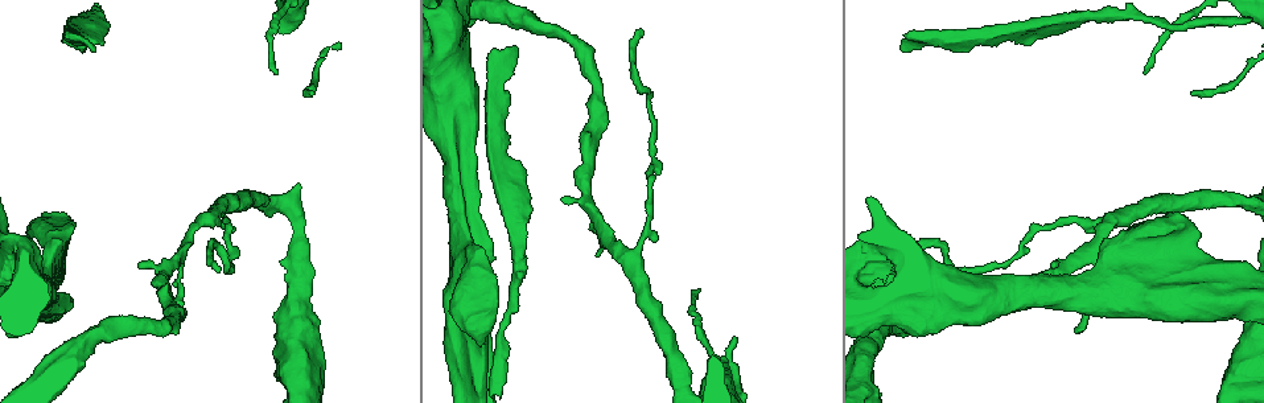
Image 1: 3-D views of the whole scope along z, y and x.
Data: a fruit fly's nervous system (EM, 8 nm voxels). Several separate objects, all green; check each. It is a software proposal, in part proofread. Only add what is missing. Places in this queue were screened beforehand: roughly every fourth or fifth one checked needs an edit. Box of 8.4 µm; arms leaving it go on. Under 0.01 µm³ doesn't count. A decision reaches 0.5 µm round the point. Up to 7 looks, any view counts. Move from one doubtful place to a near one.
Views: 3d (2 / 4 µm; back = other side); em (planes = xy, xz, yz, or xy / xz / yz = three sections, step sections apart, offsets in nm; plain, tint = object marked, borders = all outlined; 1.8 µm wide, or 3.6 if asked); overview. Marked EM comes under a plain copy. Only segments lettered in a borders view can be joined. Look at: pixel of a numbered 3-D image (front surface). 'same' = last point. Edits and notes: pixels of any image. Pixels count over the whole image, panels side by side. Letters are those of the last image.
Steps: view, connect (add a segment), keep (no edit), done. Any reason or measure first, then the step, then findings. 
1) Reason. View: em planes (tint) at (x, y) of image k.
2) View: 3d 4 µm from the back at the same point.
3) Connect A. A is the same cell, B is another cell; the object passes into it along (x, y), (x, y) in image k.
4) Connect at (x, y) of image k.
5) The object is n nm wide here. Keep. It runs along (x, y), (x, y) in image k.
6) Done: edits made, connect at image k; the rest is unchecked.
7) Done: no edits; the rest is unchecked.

Thin end. View: em planes (borders) at (1023, 41) of image 1.

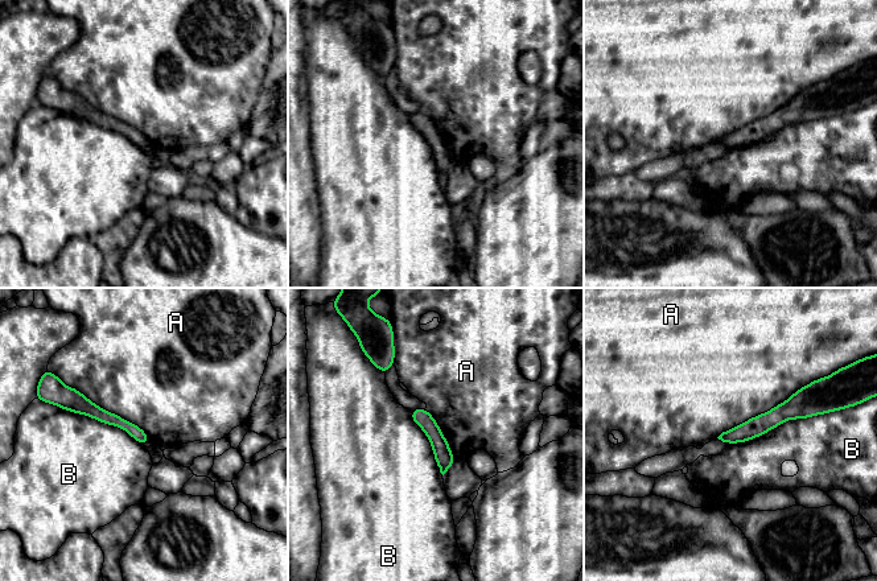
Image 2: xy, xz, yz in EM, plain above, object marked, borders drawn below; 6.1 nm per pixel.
Keep. A and B are other cells; a border runs along (807, 383), (716, 437) in image 2; no lettered segment goes on from it.

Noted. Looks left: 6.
Calibre changes. View: 3d 4 µm from the back at (928, 41) of image 1.

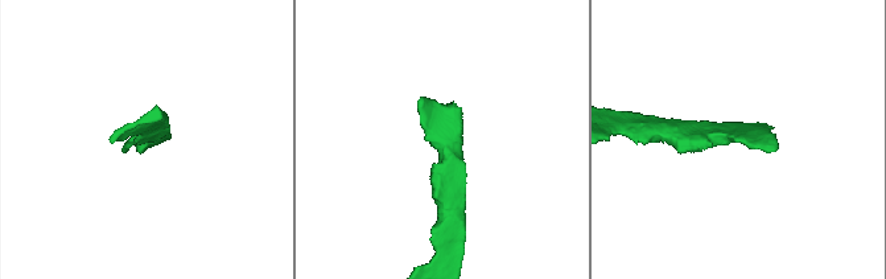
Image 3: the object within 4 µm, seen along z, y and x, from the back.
Shape alone is not enough. View: em planes (borders) at (450, 138) of image 3.

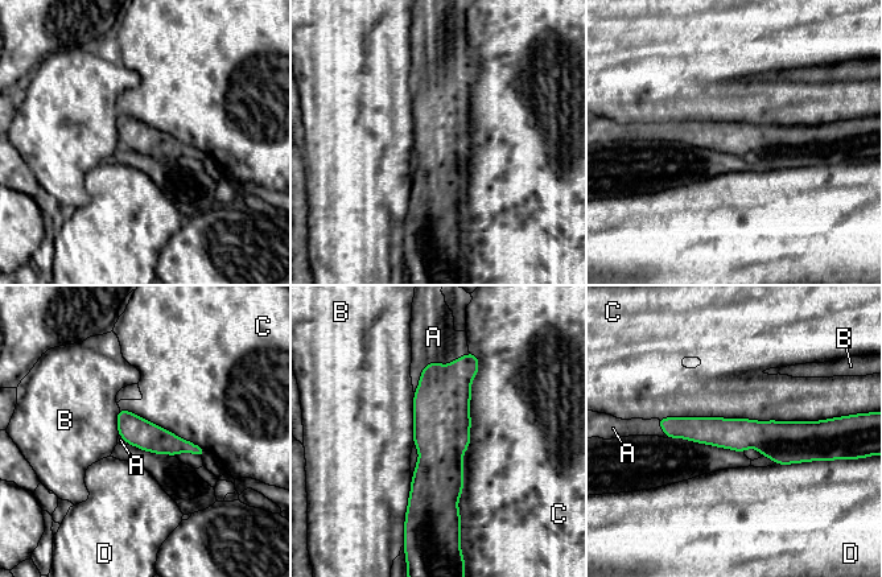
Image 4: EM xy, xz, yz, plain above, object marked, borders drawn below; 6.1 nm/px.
Connect A. A is the same cell, B, C and D are other cells; the object passes into it along (442, 399), (433, 361), (433, 337) in image 4; it goes on there.

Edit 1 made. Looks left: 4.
Sudden change in width. View: em yz step 4 (tint) at (448, 53) of image 1.

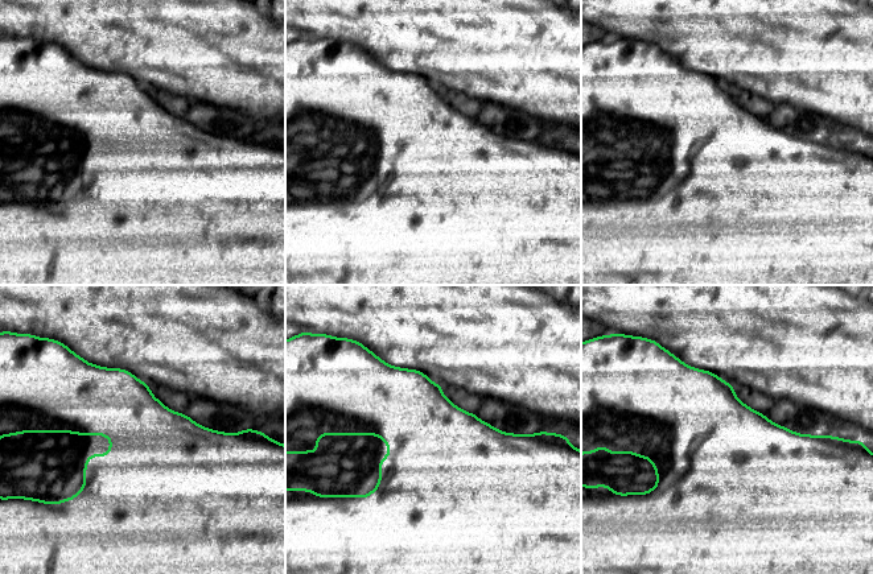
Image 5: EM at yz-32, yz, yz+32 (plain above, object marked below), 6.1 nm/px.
View: em planes (borders) at the same point.

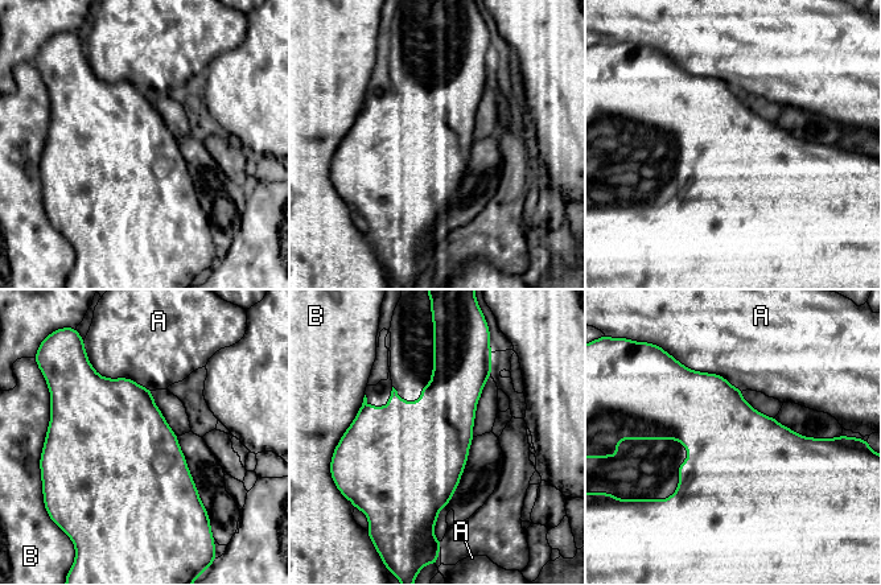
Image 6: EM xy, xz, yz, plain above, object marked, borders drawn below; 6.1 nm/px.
Keep. A and B are other cells; none of them fits.

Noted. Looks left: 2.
Done: edits made, connect at image 4; the rest is unchecked.

